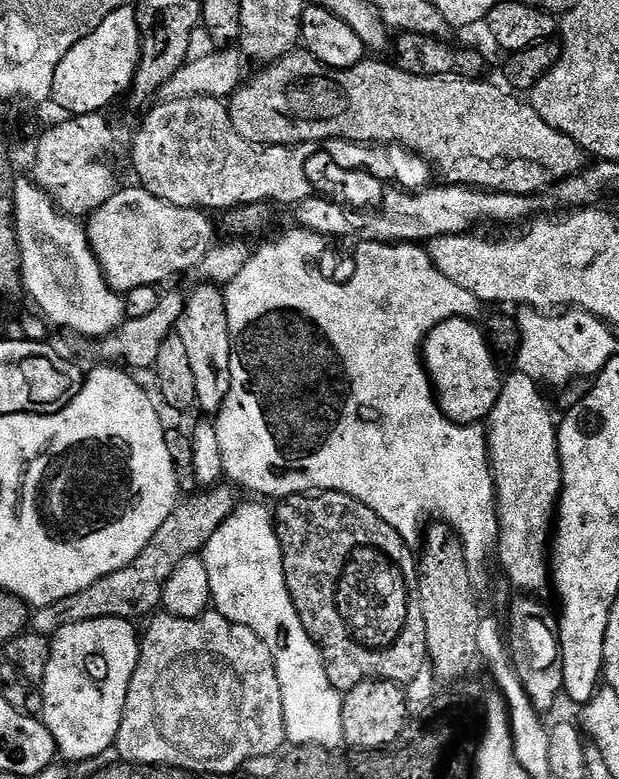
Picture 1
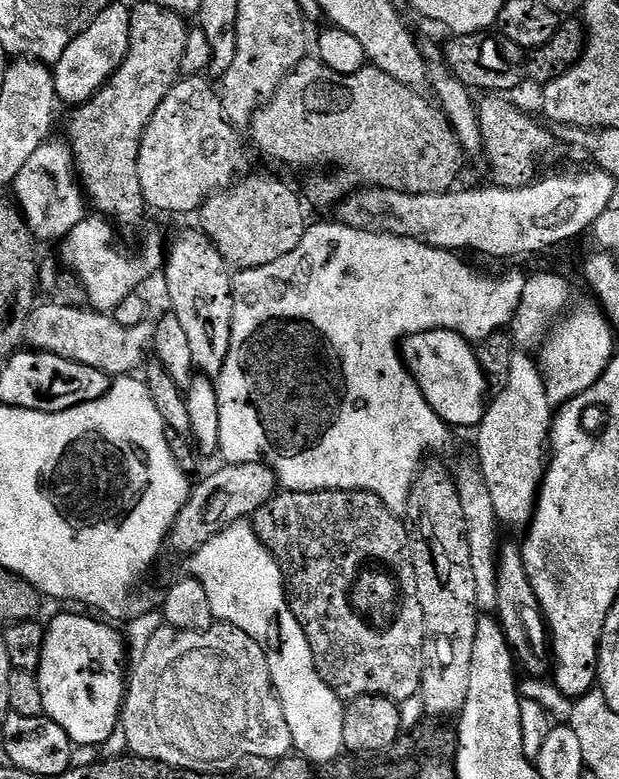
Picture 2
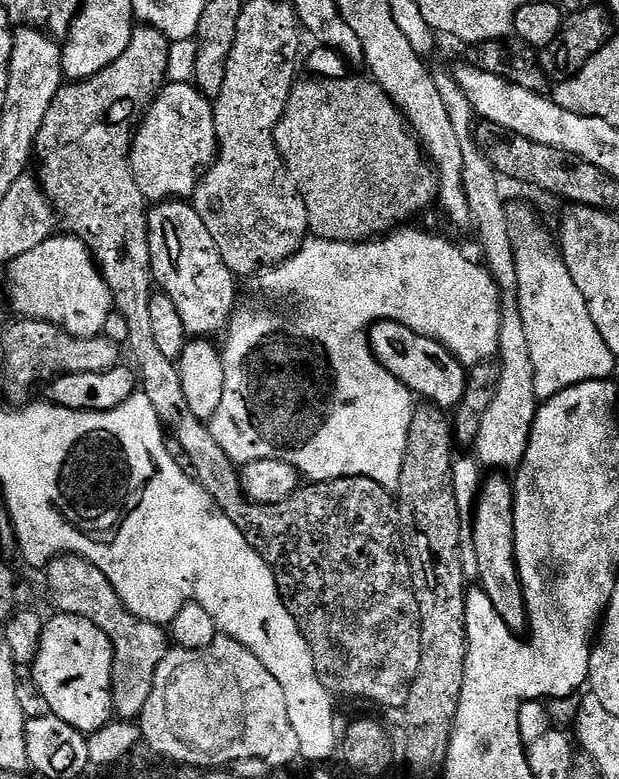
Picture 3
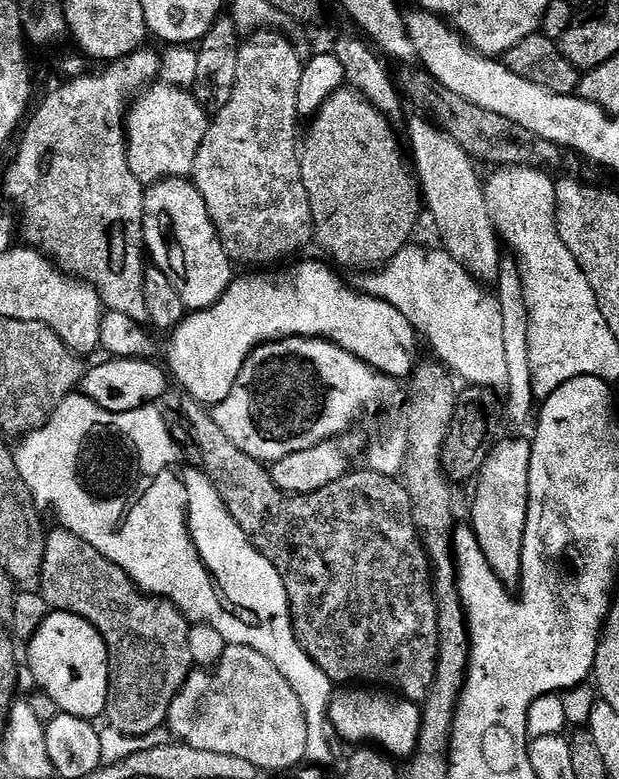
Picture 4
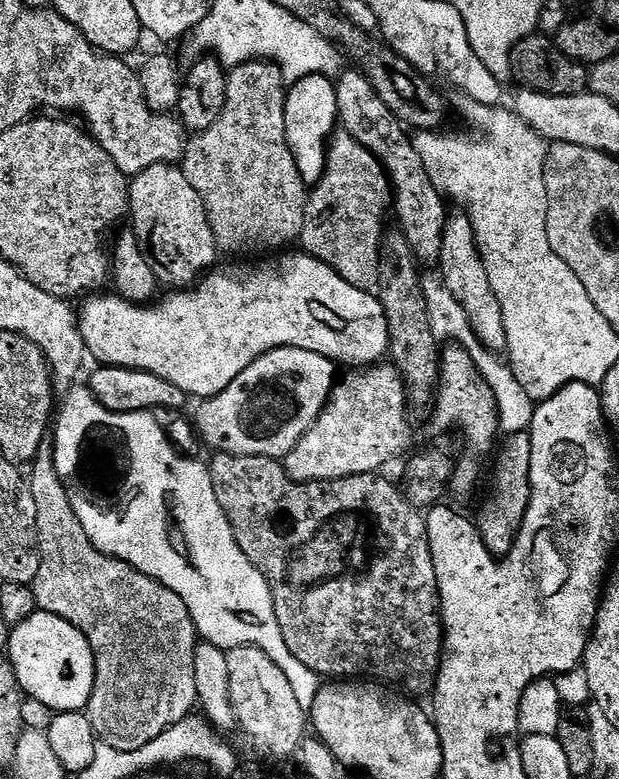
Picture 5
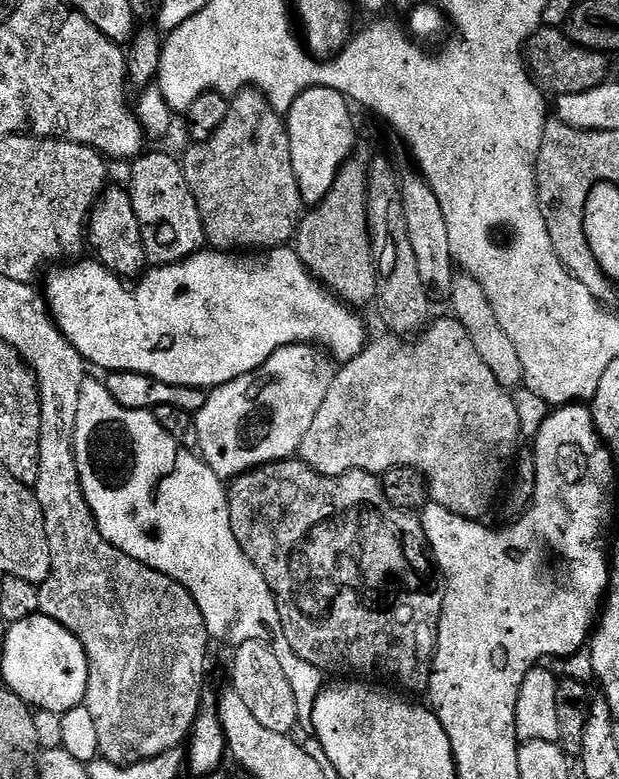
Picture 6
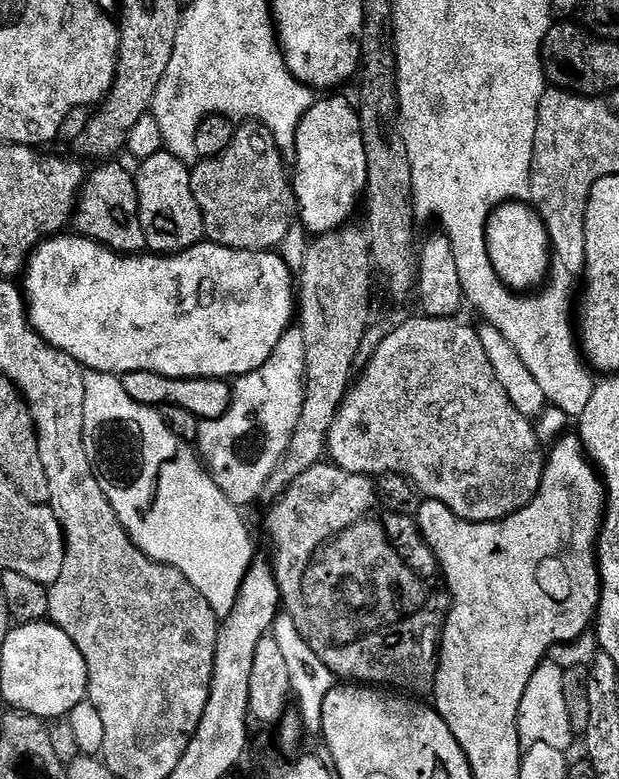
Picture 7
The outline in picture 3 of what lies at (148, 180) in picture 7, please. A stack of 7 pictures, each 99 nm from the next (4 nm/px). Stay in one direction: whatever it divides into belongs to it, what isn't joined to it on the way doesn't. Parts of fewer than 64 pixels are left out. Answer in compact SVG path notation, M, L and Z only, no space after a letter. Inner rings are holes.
M167 199L148 212L148 249L152 259L152 275L162 287L163 295L172 299L185 329L200 338L216 332L232 316L236 304L238 278L226 266L210 230L196 213L195 207L183 199Z

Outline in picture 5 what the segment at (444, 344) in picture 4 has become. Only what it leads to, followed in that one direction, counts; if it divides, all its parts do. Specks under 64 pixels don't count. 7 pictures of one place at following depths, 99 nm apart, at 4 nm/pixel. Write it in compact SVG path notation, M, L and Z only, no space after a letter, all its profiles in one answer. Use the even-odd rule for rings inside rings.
M436 282L433 288L427 289L426 295L428 298L428 313L432 315L432 327L436 329L436 339L441 342L455 342L457 345L466 348L482 378L493 391L496 399L496 410L499 413L499 431L507 435L529 431L532 427L534 401L528 397L526 390L522 390L522 382L518 382L516 373L497 353L491 352L490 349L481 344L480 339L474 334L462 306L450 295L443 283Z

